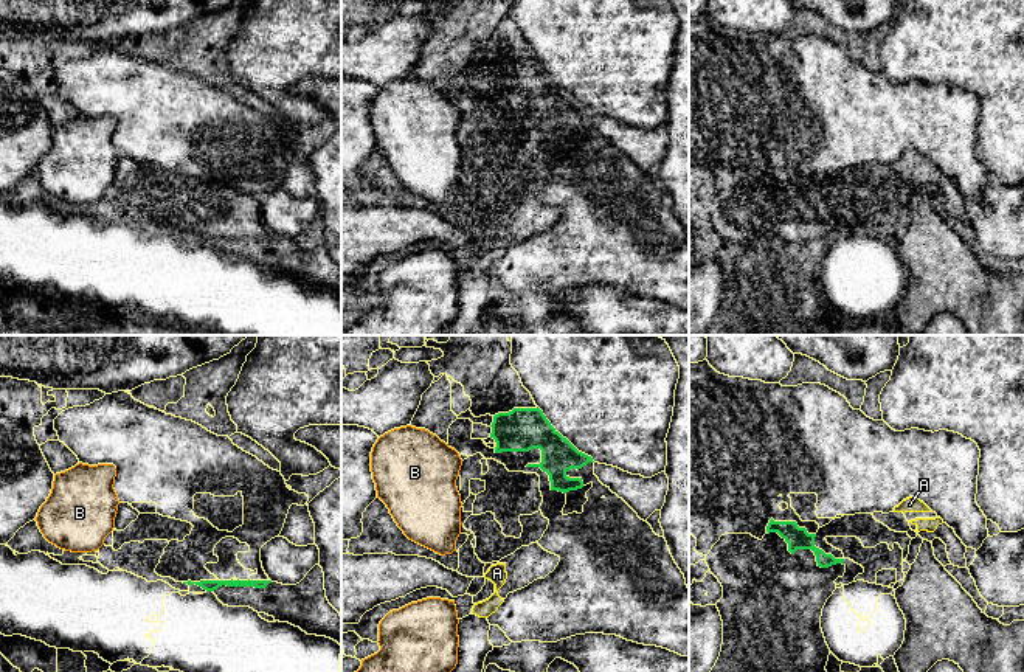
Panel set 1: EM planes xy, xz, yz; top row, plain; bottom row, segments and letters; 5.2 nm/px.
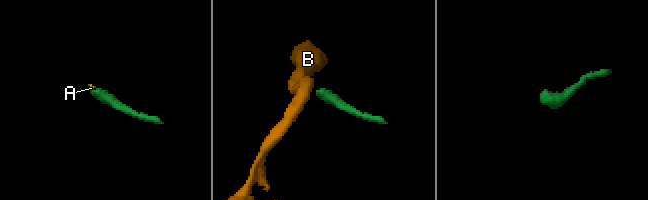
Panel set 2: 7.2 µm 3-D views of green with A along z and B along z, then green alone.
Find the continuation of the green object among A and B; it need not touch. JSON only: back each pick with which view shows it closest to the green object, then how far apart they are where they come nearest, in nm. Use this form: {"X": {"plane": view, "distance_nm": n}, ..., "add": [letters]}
{"A": {"plane": "yz", "distance_nm": 360}, "add": ["A"]}

